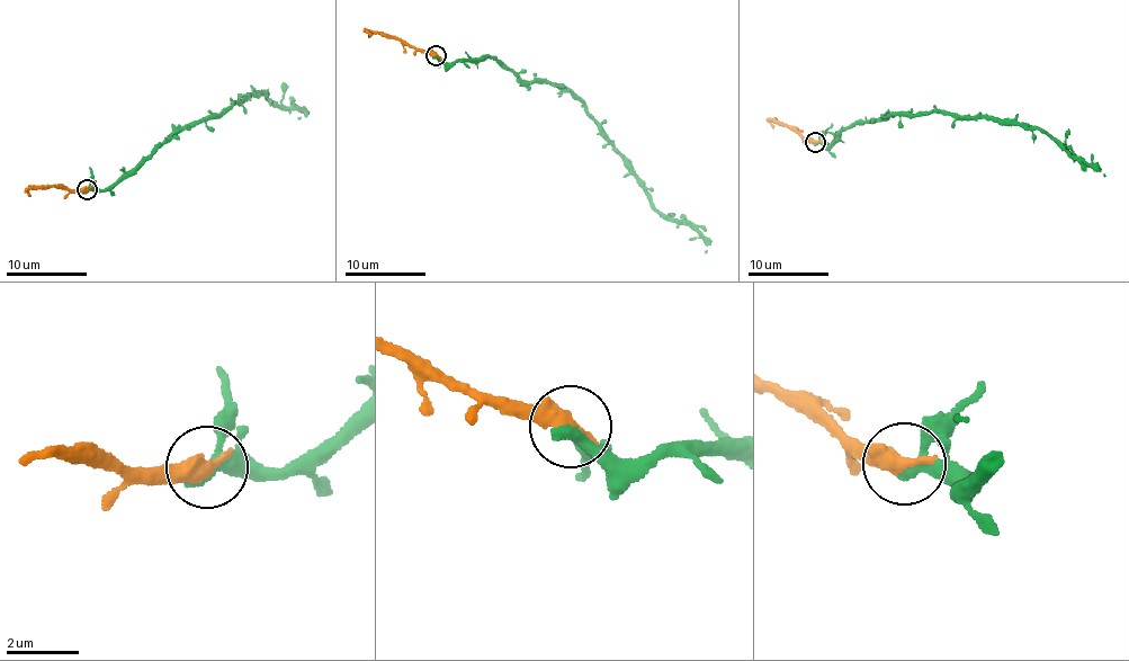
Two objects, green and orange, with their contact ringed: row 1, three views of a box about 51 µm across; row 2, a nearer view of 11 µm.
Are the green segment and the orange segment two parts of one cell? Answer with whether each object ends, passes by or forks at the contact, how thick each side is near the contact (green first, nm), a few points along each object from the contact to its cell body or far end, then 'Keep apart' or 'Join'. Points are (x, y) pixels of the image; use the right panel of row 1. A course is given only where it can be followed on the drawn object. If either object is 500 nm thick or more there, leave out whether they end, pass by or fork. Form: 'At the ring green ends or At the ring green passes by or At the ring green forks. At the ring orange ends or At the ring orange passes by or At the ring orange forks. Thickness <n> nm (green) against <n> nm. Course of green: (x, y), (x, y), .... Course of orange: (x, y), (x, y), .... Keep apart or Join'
Thickness 320 nm (green) against 500 nm. Course of green: (814, 142), (830, 150), (839, 134), (887, 115), (916, 117), (943, 112), (1035, 126), (1104, 176). Course of orange: (814, 142), (789, 126), (771, 121), (772, 128). Join

